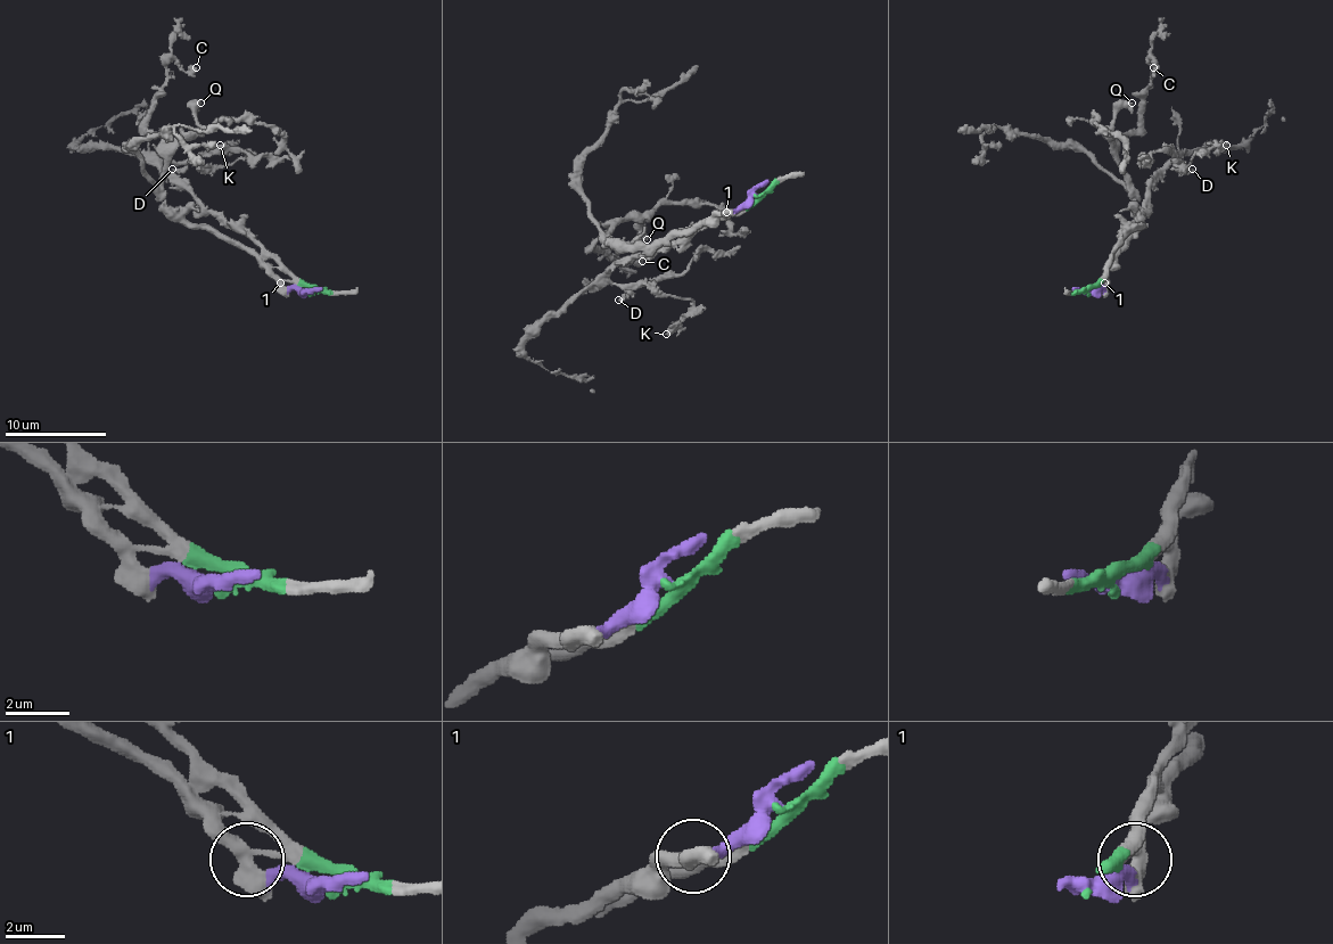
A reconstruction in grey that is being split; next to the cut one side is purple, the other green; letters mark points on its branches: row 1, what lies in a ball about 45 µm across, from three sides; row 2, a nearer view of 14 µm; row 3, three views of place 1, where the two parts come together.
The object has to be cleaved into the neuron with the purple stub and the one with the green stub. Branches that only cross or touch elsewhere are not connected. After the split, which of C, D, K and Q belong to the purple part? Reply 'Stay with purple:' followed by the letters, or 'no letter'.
Stay with purple: C, Q

